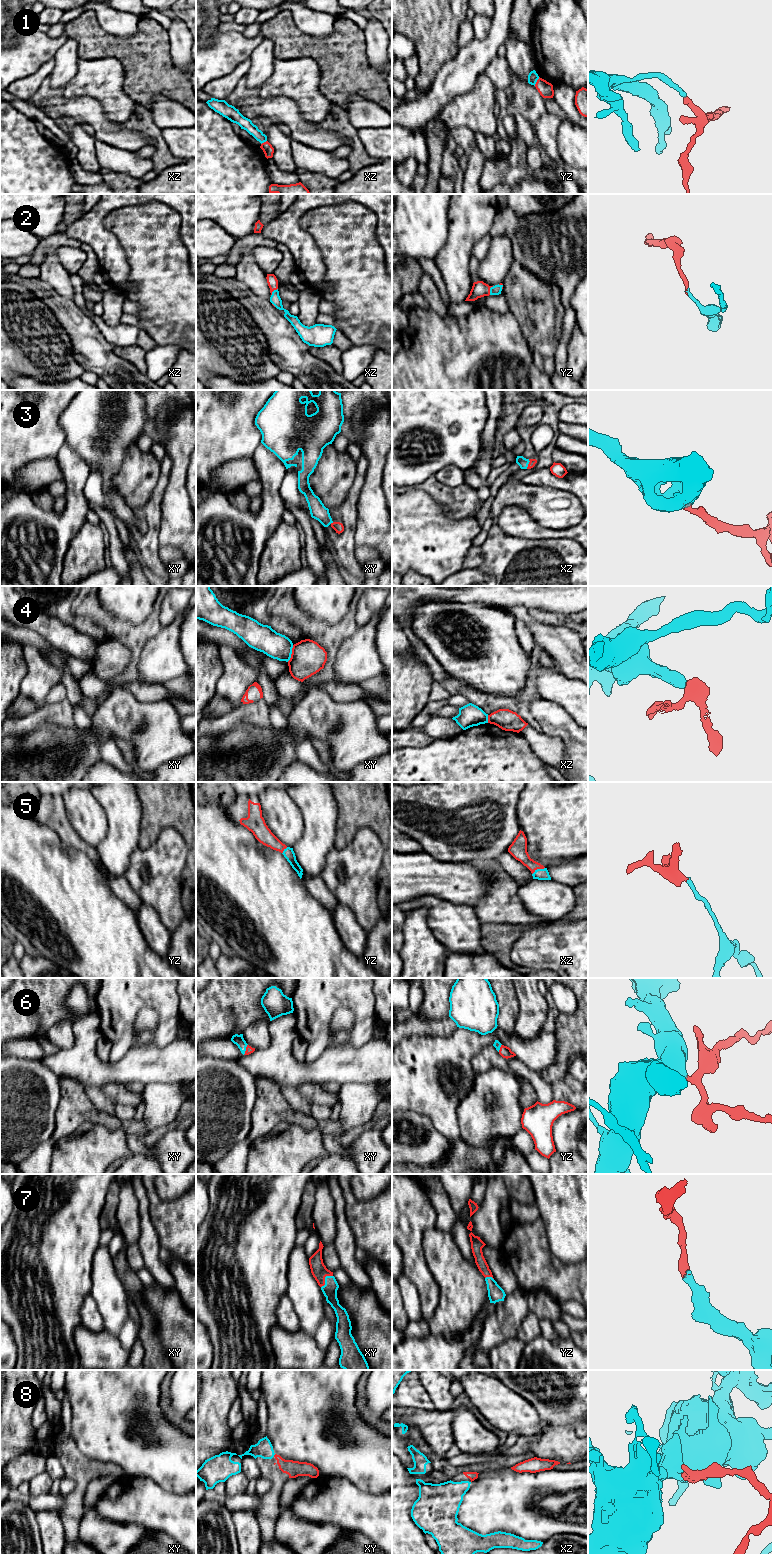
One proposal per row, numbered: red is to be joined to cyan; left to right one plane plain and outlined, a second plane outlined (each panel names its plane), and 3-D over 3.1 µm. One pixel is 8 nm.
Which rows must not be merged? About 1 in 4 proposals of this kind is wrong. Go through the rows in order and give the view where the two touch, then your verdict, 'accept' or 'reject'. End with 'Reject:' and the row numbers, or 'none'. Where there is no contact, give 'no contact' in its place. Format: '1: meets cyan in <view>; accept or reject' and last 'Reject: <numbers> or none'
1: meets cyan in yz; reject
2: meets cyan in yz; accept
3: meets cyan in xz; accept
4: meets cyan in xy; reject
5: meets cyan in xz; accept
6: meets cyan in xy; accept
7: meets cyan in xy; accept
8: meets cyan in xy; accept
Reject: 1, 4

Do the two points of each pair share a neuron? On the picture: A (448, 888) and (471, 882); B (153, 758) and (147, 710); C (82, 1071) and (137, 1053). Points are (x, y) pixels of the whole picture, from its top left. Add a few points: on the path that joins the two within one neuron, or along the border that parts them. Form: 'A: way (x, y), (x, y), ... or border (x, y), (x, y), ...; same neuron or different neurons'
A: way (454, 883), (465, 883); same neuron
B: way (153, 746), (153, 729), (149, 722); same neuron
C: way (96, 1071), (119, 1071), (123, 1067); same neuron

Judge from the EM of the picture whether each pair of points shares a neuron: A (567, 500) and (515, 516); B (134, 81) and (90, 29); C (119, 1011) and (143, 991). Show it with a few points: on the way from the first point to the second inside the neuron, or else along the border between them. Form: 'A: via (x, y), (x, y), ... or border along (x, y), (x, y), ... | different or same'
A: border along (505, 506), (523, 508), (540, 525), (546, 527) | different
B: via (134, 67), (114, 47), (107, 46), (104, 43) | same
C: via (125, 1005), (137, 993) | same

